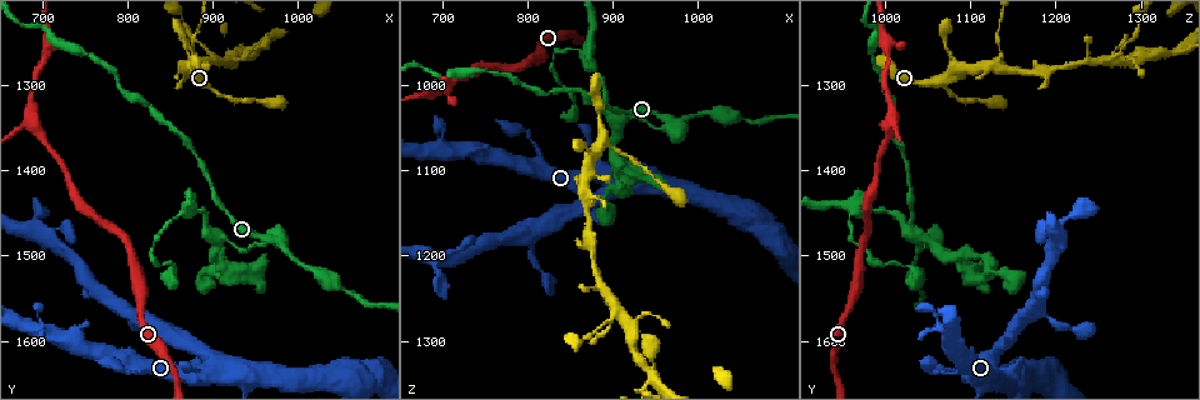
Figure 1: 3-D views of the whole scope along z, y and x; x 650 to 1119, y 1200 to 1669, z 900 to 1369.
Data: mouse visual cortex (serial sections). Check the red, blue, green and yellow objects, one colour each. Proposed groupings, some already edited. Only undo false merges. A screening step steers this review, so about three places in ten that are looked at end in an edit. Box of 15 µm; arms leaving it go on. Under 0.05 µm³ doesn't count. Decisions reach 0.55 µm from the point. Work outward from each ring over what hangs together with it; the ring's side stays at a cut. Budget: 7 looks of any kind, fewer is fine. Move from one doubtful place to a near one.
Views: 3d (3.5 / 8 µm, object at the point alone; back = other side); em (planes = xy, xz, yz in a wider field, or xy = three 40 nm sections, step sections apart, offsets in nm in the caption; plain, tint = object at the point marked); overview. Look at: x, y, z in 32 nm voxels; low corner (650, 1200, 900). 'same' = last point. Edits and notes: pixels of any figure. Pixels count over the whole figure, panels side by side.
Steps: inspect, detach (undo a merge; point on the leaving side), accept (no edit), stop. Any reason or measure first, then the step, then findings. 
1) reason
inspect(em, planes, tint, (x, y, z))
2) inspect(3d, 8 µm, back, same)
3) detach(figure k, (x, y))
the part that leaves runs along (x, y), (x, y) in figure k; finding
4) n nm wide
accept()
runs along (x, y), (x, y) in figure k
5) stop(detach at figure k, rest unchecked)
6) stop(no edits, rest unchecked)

thin arm on a thick one
inspect(3d, 3.5 µm, (965, 1480, 1040))

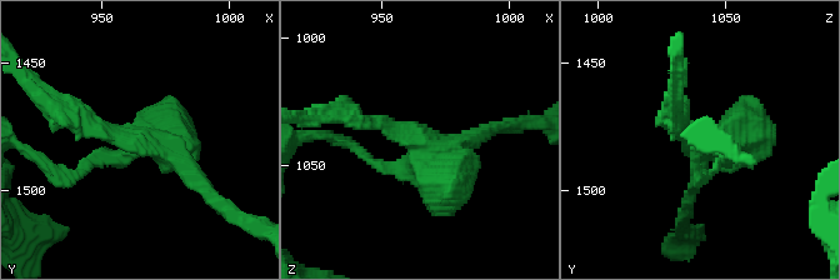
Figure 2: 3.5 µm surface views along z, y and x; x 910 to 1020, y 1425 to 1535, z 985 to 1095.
4 arms; arms of 150, 200, 200, 500 nm; shape alone is not enough
inspect(em, xy, step 5, tint, (963, 1480, 1042))

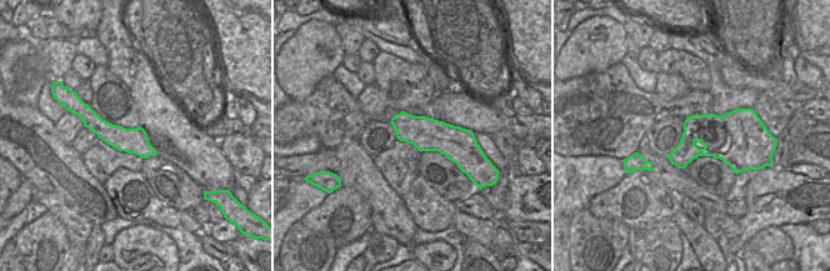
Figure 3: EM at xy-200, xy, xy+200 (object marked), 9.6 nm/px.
detach(figure 2, (723, 155))
the part that leaves runs along (418, 154), (375, 166), (321, 135) in figure 2; two cells meet here

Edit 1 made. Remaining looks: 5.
thin arm on a thick one
inspect(3d, 8 µm, (870, 1275, 1130))

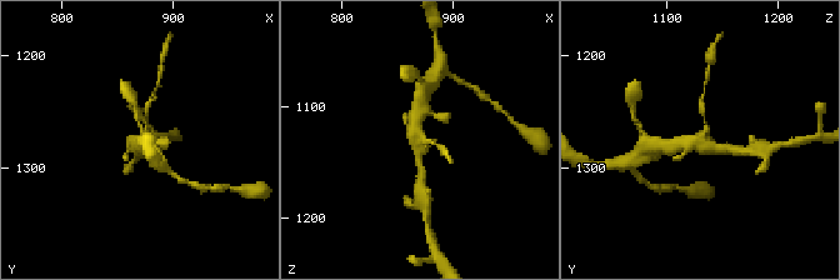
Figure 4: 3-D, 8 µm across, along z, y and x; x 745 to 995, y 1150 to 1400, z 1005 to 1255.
inspect(3d, 3.5 µm, (870, 1280, 1130))

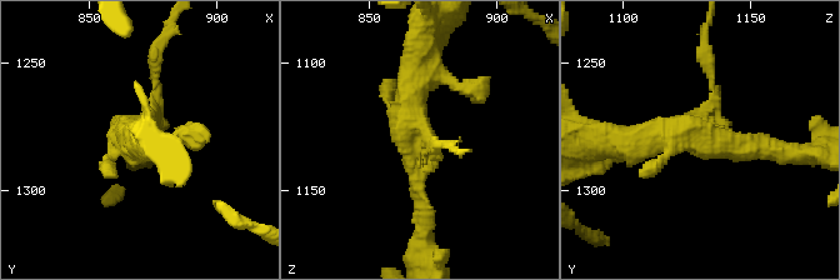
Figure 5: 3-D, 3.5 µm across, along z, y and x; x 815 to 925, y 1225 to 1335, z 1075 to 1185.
inspect(em, xy, step 1, tint, (869, 1281, 1131))

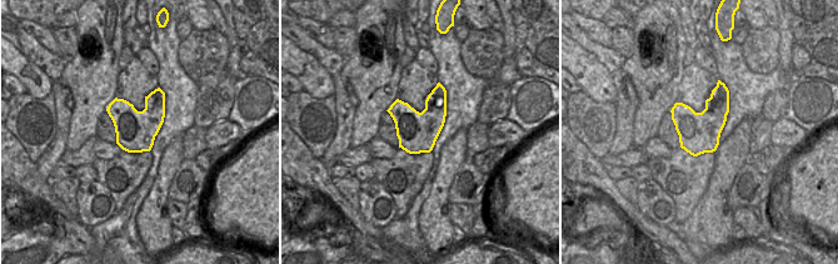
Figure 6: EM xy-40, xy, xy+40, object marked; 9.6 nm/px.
accept()
one cell here

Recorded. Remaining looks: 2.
calibre changes
inspect(3d, 8 µm, (930, 1270, 1270))

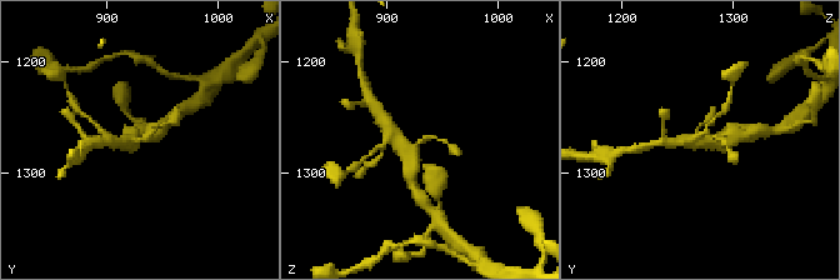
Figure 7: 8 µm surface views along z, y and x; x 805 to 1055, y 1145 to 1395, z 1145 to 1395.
inspect(em, xy, step 2, tint, (934, 1270, 1272))

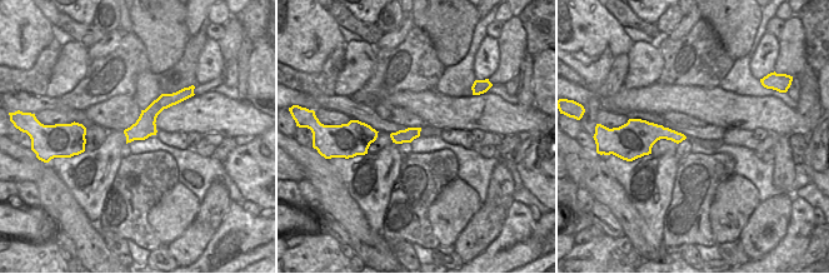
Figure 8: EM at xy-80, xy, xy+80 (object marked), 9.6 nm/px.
140 nm wide
accept()
runs along (176, 99), (163, 101), (129, 138) in figure 8; one cell here

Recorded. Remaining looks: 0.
stop(detach at figure 2, rest unchecked)

